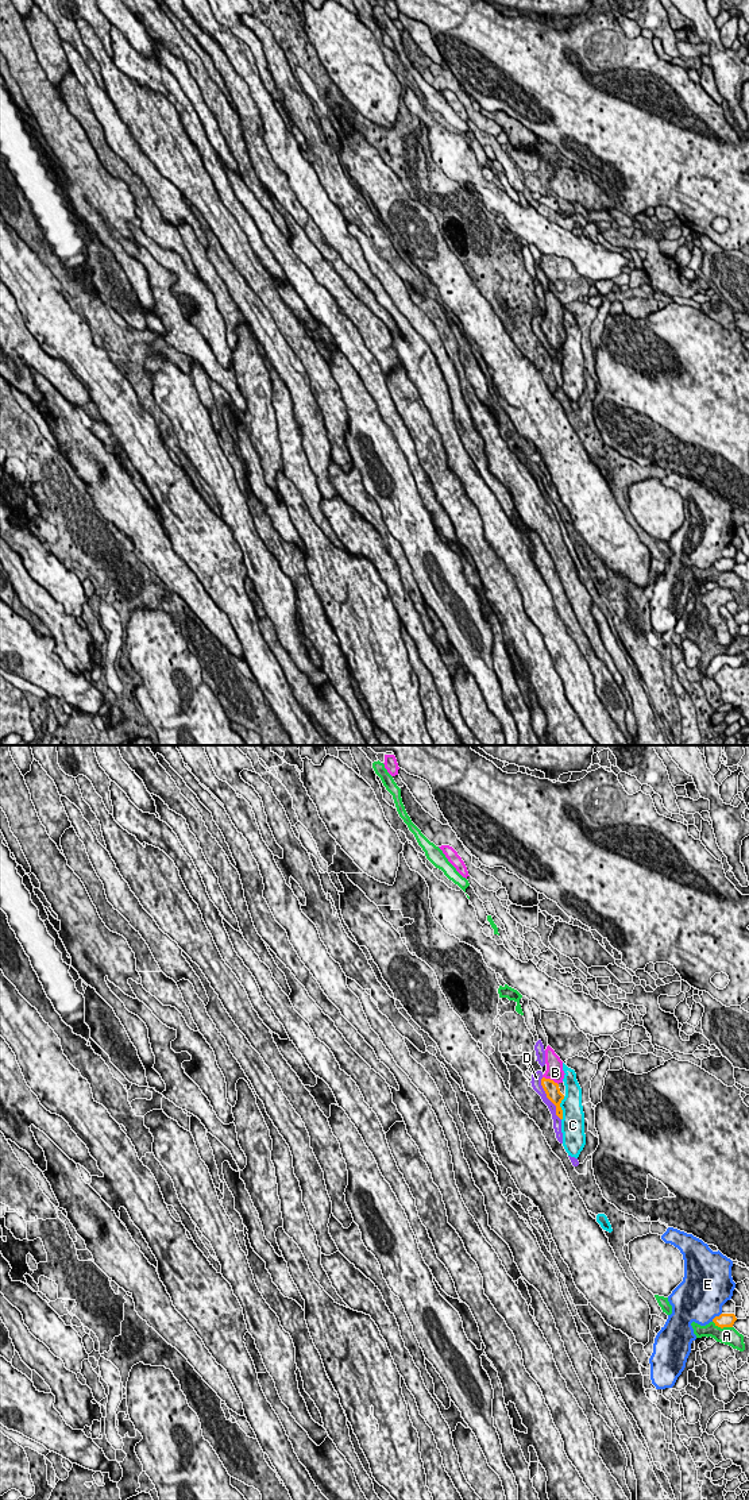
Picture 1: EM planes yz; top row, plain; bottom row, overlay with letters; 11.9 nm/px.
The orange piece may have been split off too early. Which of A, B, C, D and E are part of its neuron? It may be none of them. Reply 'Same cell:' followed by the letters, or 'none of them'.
Same cell: B

